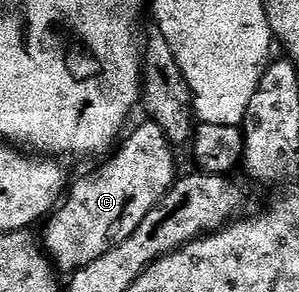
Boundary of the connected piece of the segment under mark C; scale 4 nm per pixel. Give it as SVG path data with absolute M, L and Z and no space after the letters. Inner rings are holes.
M144 119L130 133L119 142L118 148L97 173L71 182L66 196L43 226L42 244L61 274L71 275L86 267L86 263L94 263L94 259L106 255L108 249L118 247L118 243L126 243L126 239L138 231L138 223L154 211L156 204L178 180L173 142L156 121Z

